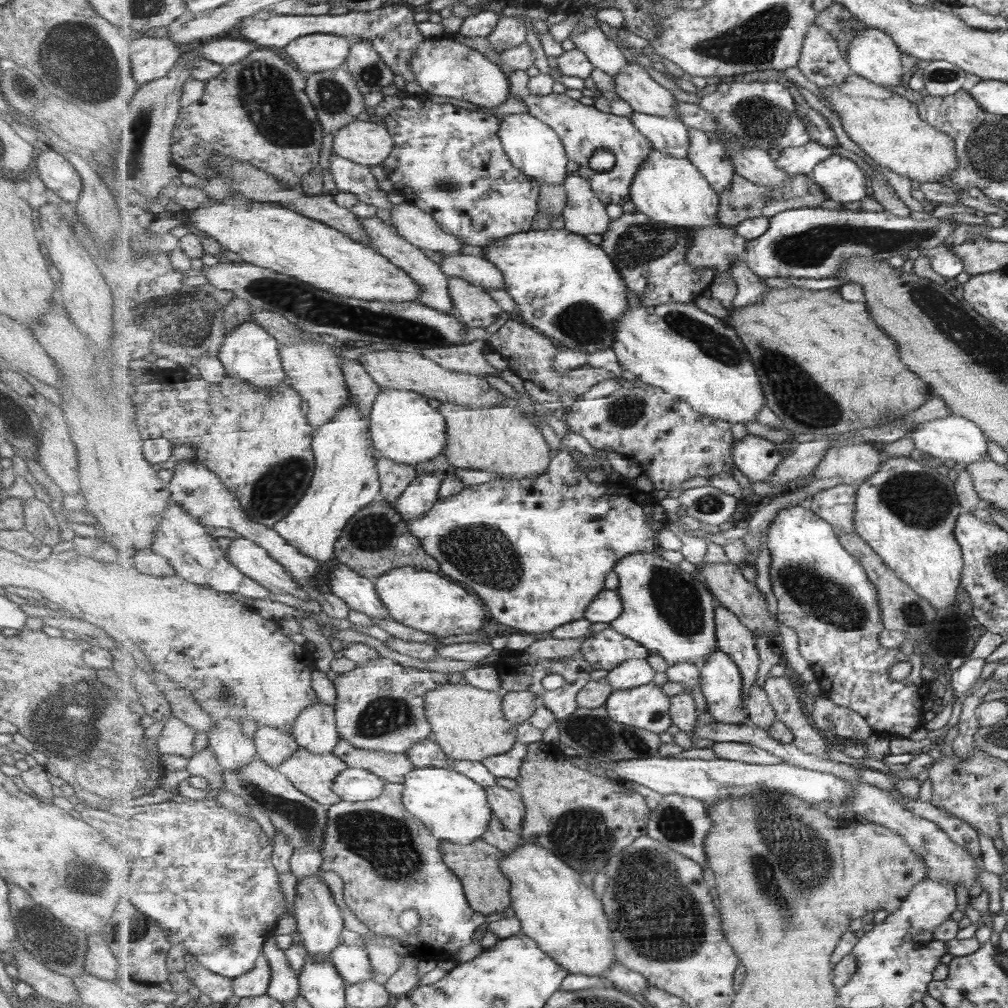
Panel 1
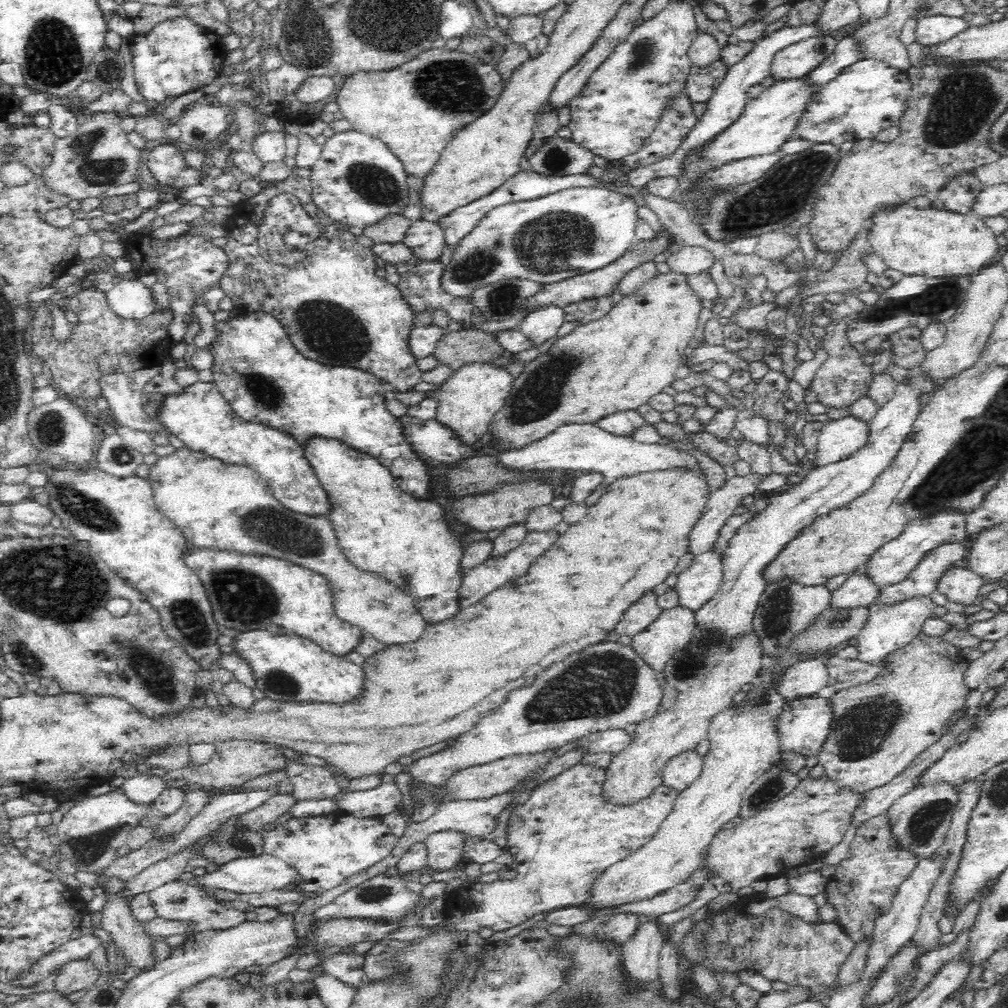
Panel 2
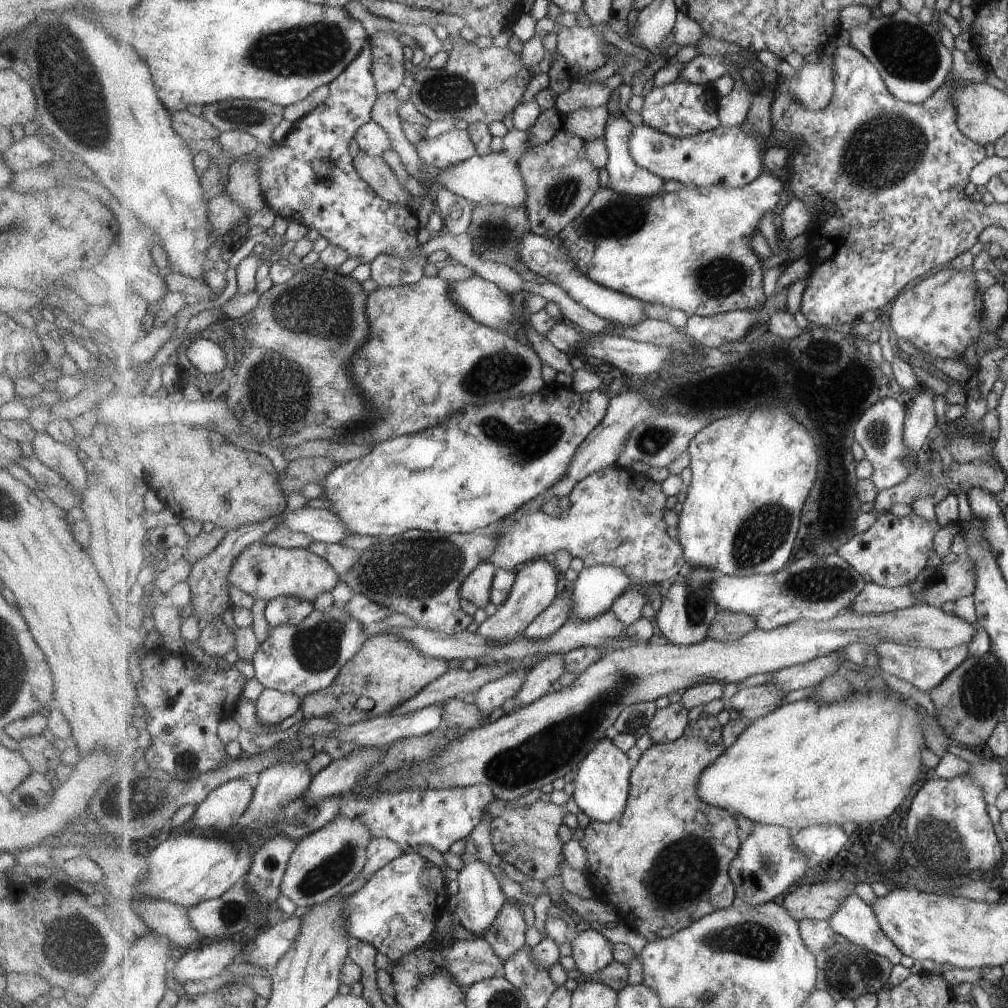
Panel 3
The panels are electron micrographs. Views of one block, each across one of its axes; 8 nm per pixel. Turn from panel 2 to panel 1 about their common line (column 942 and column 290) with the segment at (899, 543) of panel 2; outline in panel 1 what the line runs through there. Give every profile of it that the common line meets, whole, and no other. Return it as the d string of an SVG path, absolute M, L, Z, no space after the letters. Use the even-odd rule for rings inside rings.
M351 393L340 413L314 431L312 447L316 471L308 491L283 520L272 526L289 544L319 563L337 560L336 542L347 523L365 507L381 500L382 484L369 426L370 421L365 420Z

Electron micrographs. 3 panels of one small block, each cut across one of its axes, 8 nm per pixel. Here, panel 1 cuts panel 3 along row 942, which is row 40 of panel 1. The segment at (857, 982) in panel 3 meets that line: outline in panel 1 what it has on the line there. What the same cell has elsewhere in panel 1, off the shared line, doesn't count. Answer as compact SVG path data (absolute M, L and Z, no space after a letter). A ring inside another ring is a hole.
M833 3L827 10L818 12L816 24L831 33L838 42L844 56L848 55L851 41L868 26L859 20L846 6L841 3Z

